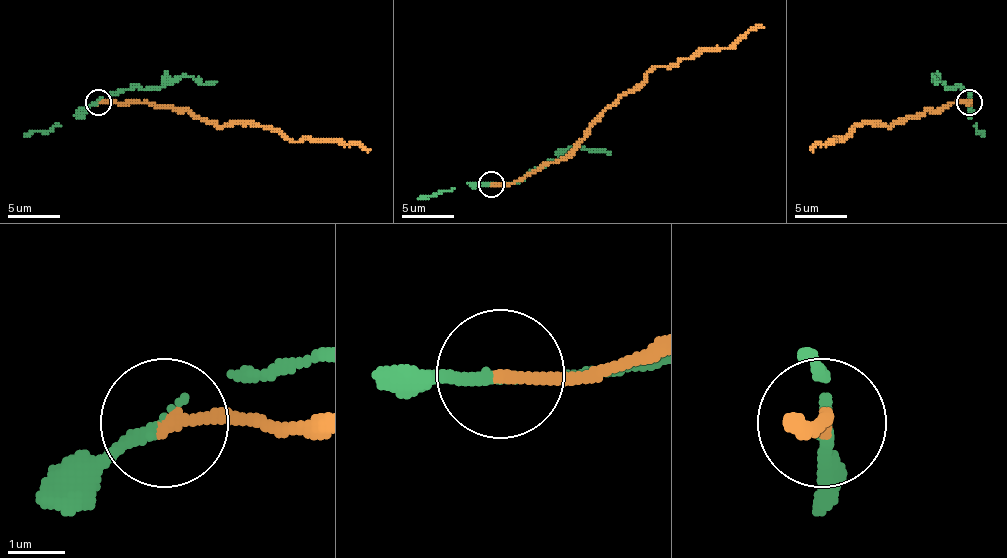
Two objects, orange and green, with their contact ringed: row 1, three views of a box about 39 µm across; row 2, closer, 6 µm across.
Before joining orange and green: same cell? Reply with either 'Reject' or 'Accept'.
Reject

